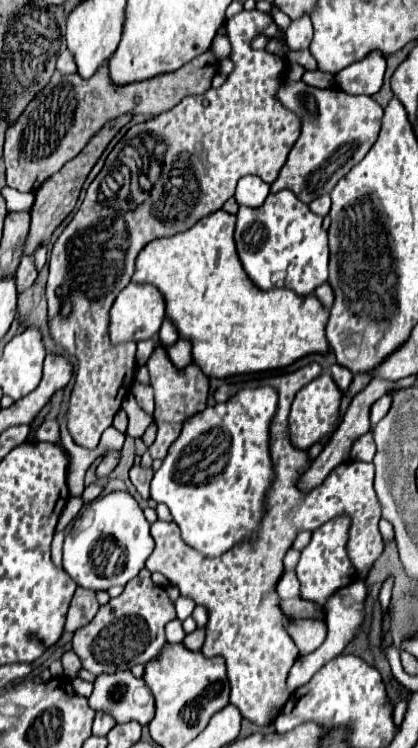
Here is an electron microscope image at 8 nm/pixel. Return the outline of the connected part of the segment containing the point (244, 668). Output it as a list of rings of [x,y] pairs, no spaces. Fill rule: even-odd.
[[[310,362],[296,372],[264,376],[258,380],[236,382],[236,384],[222,384],[214,390],[216,402],[226,402],[236,390],[260,384],[272,384],[278,388],[280,394],[280,408],[274,416],[270,426],[270,454],[276,470],[276,482],[268,492],[268,510],[262,522],[262,532],[258,540],[244,542],[230,552],[218,558],[206,558],[194,548],[190,548],[182,536],[180,528],[174,522],[160,522],[152,524],[152,538],[156,542],[154,552],[146,560],[146,568],[150,572],[164,574],[170,584],[178,586],[184,598],[194,600],[208,610],[206,622],[206,642],[202,646],[204,656],[224,656],[230,680],[230,704],[234,704],[244,718],[254,724],[266,724],[268,714],[274,708],[282,708],[288,700],[286,692],[286,676],[292,664],[298,658],[298,648],[290,634],[284,630],[284,612],[280,608],[280,596],[276,592],[276,584],[282,576],[282,560],[284,554],[290,550],[292,540],[302,530],[316,530],[324,522],[350,516],[350,532],[348,532],[348,558],[356,568],[360,578],[366,578],[372,564],[384,550],[384,540],[378,532],[380,520],[380,504],[374,492],[374,464],[350,460],[342,462],[334,468],[326,480],[312,488],[300,490],[298,480],[302,478],[302,470],[312,464],[308,450],[294,448],[290,444],[290,428],[288,428],[288,414],[290,404],[296,392],[306,384],[312,382],[322,374],[322,366],[318,362]]]

